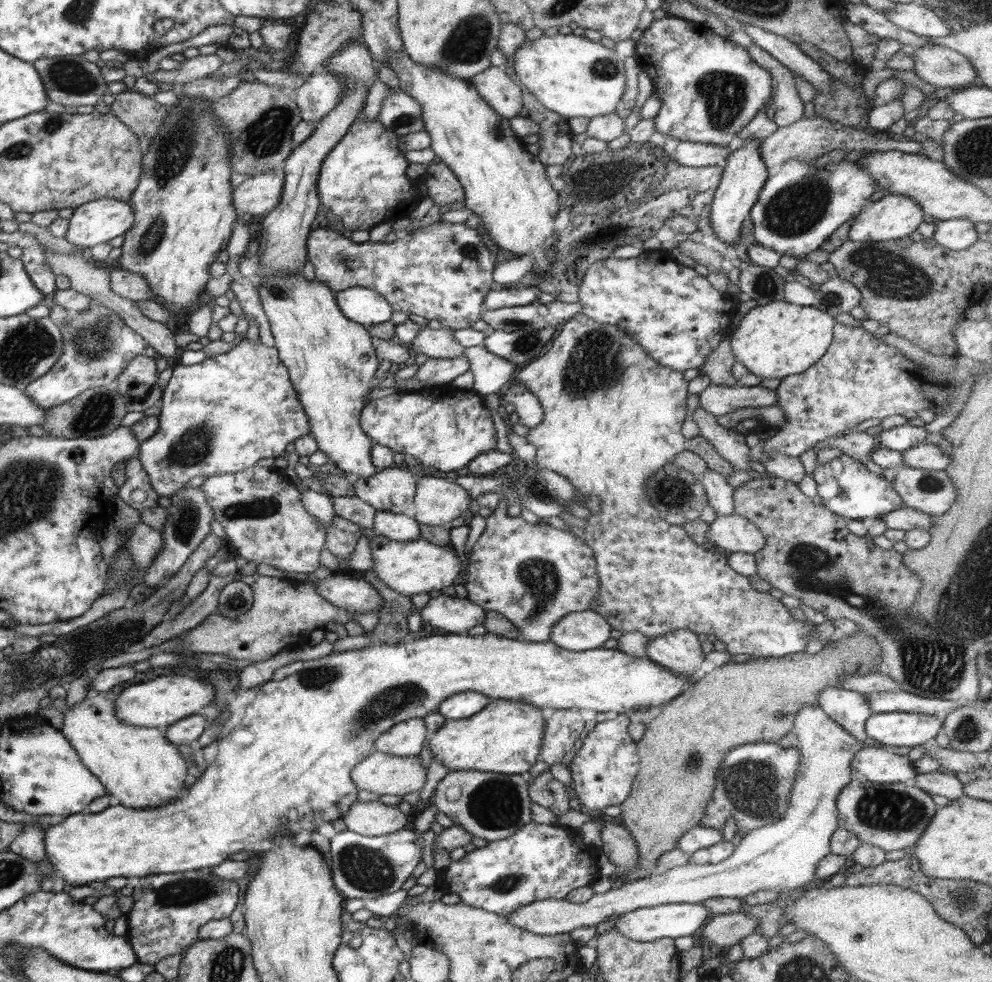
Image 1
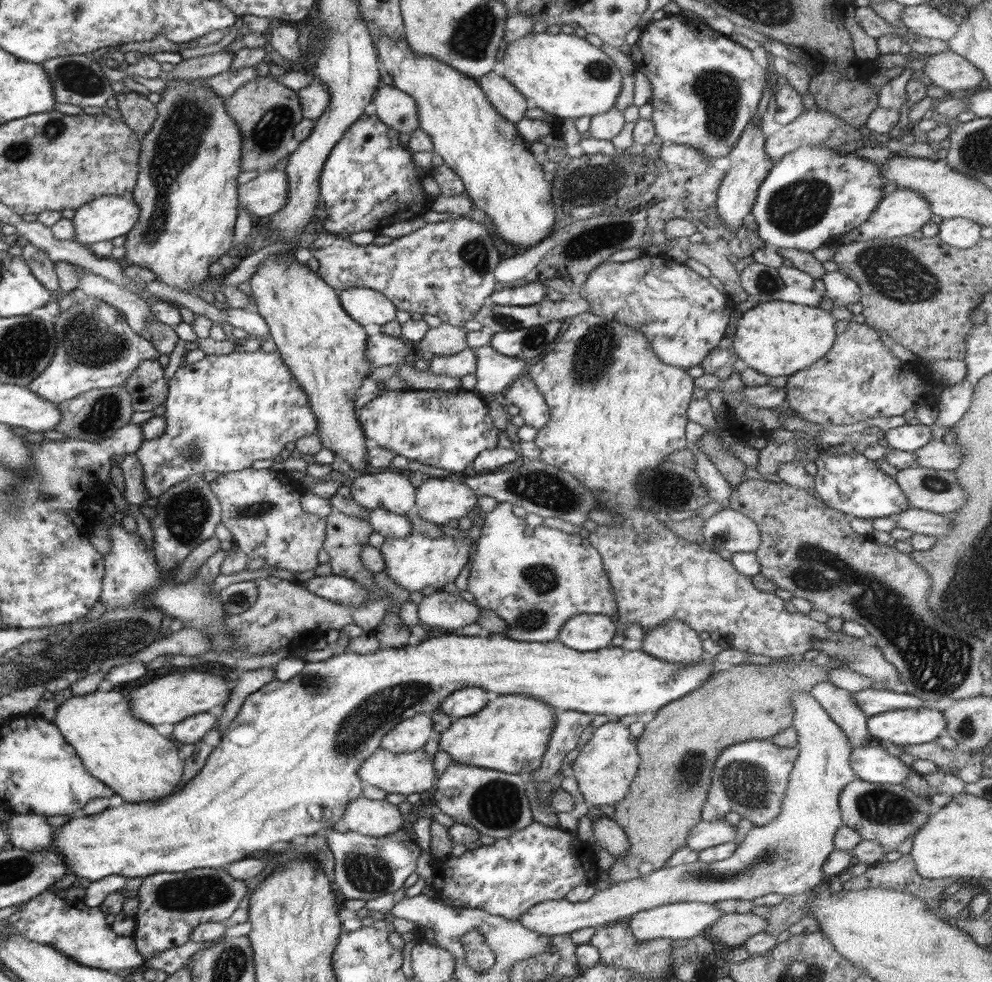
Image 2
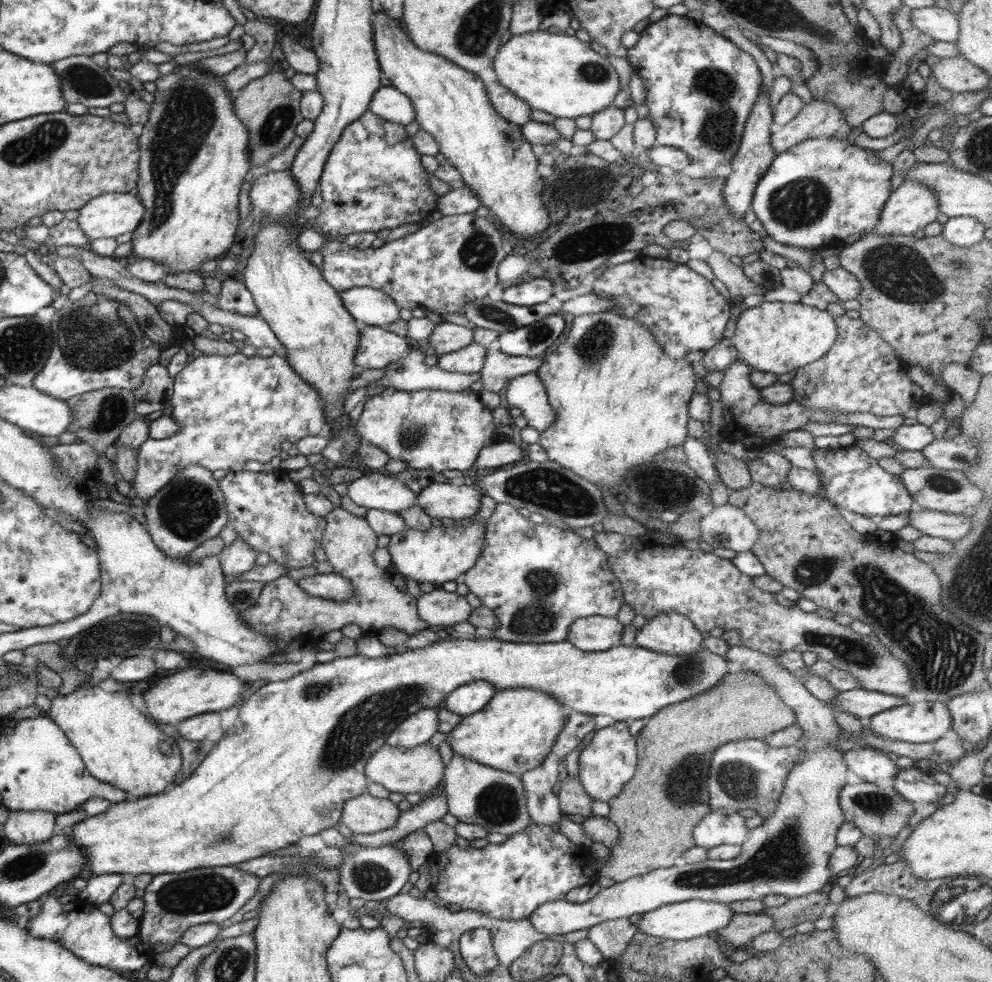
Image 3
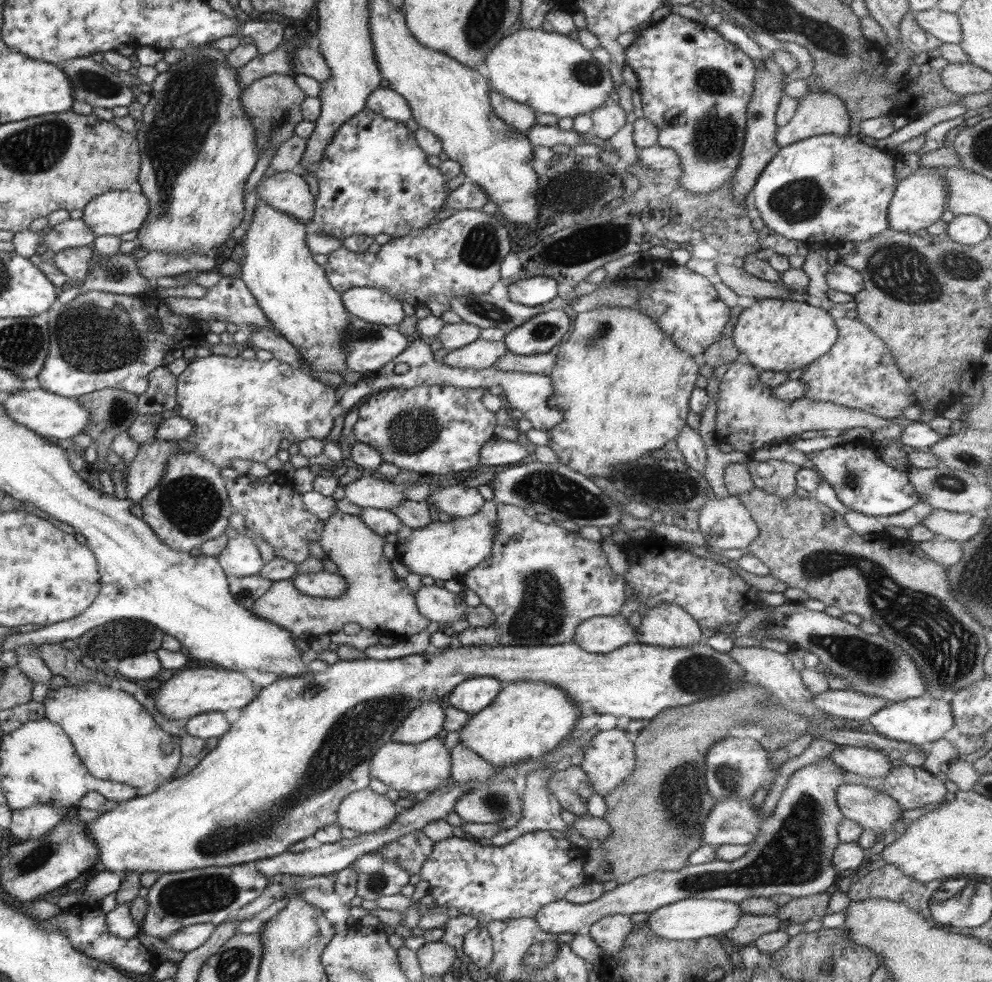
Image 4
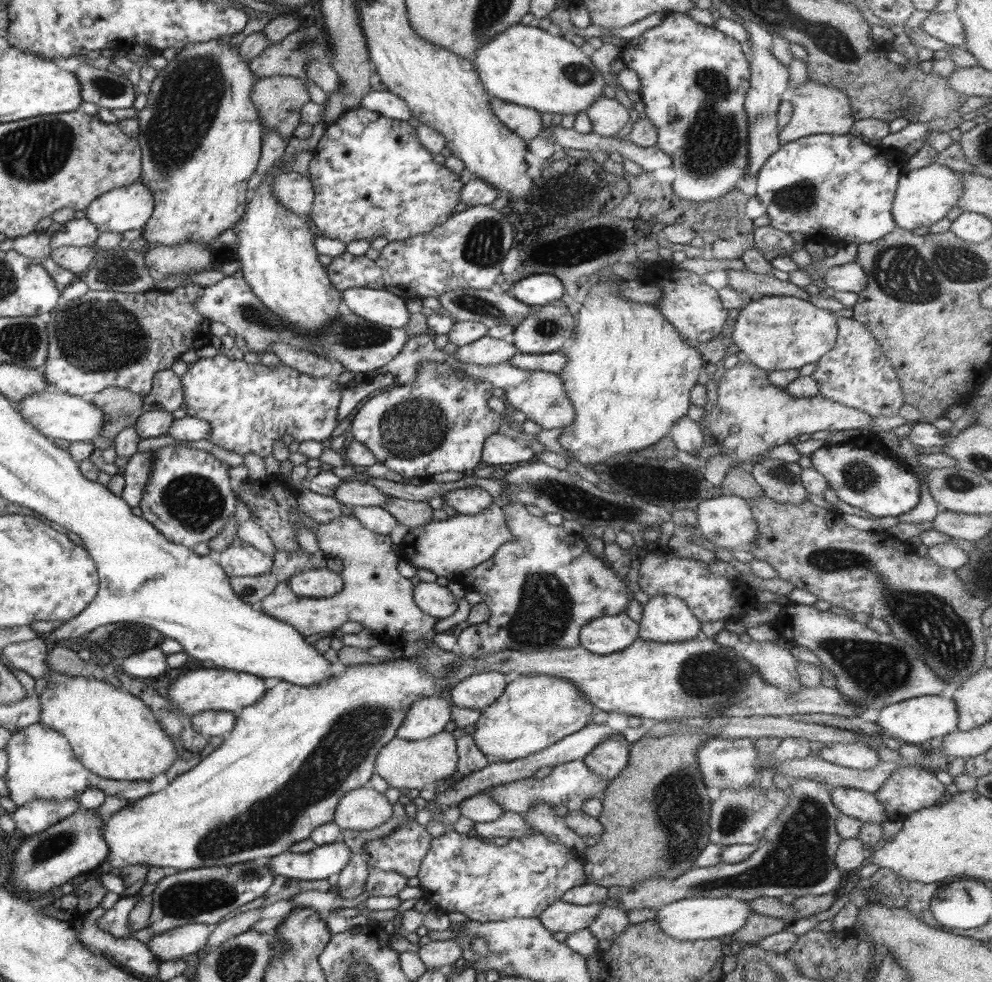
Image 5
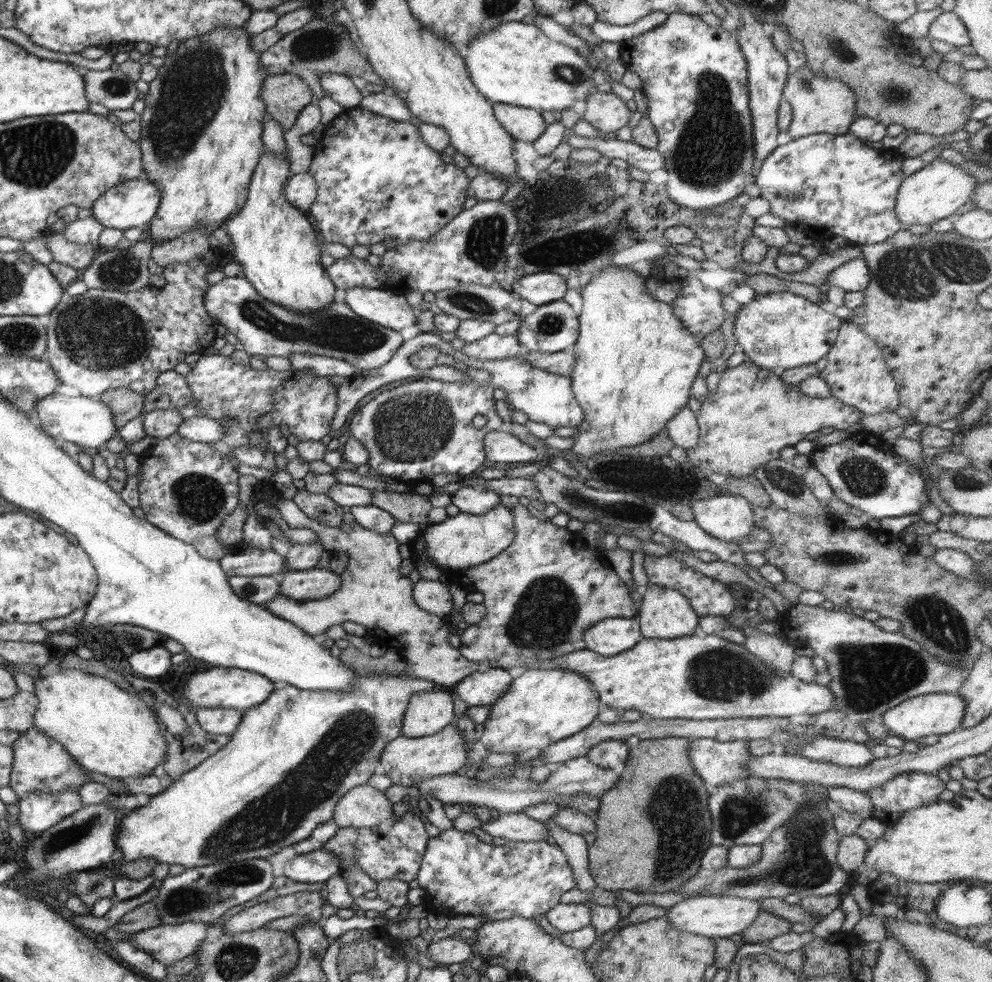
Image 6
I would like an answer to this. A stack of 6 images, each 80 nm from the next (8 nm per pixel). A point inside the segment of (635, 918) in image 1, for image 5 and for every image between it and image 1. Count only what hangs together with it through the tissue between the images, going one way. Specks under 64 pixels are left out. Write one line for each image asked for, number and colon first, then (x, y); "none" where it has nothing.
2: (680, 921)
3: (682, 920)
4: (687, 920)
5: (693, 919)

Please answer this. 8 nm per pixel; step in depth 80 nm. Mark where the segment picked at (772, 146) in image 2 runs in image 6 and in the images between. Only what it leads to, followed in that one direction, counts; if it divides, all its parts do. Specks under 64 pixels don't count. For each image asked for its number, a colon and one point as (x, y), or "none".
3: (818, 119)
4: (817, 114)
5: (817, 109)
6: (820, 105)

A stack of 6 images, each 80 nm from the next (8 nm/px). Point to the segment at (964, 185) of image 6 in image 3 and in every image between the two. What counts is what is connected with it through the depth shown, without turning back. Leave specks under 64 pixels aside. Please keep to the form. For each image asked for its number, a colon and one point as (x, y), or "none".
3: (910, 208)
4: (919, 200)
5: (925, 196)

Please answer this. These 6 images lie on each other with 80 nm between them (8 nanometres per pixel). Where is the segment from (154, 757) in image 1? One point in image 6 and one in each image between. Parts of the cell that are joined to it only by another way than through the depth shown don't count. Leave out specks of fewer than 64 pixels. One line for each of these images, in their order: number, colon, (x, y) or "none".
2: (140, 764)
3: (119, 745)
4: (119, 740)
5: (114, 734)
6: (110, 731)

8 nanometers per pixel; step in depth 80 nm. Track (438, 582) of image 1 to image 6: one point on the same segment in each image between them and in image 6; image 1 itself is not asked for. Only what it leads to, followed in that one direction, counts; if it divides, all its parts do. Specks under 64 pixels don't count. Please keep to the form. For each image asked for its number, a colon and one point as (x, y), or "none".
2: (413, 562)
3: (438, 555)
4: (442, 550)
5: (447, 548)
6: (466, 540)

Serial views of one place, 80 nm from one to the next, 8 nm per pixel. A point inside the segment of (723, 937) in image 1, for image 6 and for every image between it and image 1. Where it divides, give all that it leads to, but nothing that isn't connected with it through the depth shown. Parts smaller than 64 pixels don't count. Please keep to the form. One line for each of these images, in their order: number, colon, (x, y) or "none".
2: (733, 929)
3: (742, 928)
4: (749, 927)
5: (757, 927)
6: (766, 926)

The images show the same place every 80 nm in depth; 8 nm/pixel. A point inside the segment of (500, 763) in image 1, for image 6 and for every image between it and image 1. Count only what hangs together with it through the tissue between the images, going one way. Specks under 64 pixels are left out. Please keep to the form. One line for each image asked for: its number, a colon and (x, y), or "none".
2: (510, 735)
3: (514, 733)
4: (526, 720)
5: (535, 711)
6: (543, 706)

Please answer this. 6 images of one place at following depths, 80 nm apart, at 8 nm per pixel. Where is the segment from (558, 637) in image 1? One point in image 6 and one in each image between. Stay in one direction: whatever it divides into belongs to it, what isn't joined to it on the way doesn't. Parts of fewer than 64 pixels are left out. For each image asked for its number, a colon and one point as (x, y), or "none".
2: (584, 632)
3: (591, 634)
4: (602, 634)
5: (606, 635)
6: (612, 636)

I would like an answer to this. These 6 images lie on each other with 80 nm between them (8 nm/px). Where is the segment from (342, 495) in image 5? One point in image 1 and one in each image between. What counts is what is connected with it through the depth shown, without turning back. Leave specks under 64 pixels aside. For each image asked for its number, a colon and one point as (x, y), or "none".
1: (392, 489)
2: (392, 491)
3: (377, 491)
4: (367, 492)

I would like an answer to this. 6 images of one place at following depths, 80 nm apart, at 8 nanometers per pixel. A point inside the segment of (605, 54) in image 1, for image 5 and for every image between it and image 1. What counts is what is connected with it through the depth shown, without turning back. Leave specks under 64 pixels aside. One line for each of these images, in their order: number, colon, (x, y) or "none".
2: (567, 76)
3: (560, 74)
4: (553, 74)
5: (525, 65)

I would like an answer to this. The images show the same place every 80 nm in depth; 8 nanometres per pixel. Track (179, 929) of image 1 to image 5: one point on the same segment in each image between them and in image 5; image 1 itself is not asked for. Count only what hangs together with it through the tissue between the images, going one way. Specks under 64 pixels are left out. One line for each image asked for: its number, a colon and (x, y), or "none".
2: (171, 905)
3: (173, 903)
4: (176, 900)
5: (206, 895)

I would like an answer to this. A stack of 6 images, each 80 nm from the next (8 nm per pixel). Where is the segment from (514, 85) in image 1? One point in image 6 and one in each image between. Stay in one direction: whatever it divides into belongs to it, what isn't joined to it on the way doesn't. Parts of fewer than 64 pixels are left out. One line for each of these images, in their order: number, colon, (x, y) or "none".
2: (508, 101)
3: (517, 111)
4: (520, 116)
5: (525, 122)
6: (525, 124)

